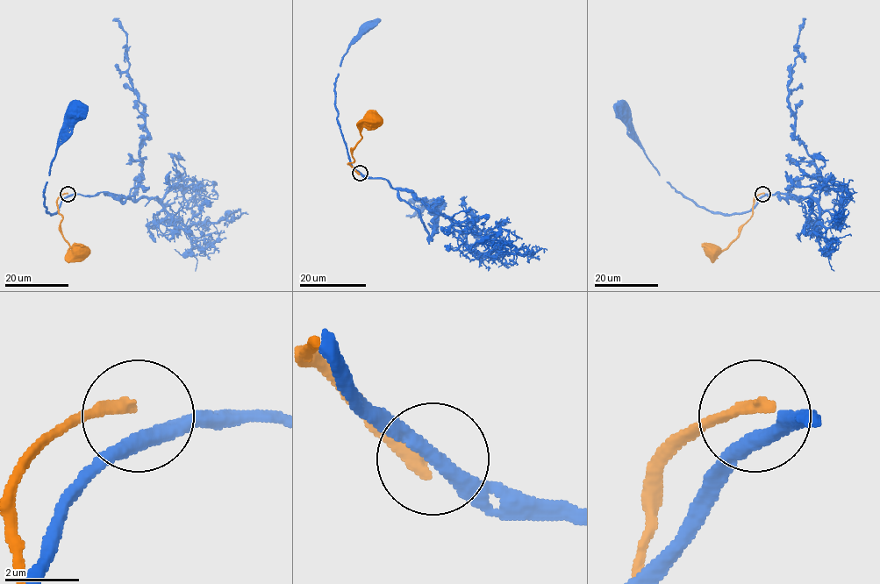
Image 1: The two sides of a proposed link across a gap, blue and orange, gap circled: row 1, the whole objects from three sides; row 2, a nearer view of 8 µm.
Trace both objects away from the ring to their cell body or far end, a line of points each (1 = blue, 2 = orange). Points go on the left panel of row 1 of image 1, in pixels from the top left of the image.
1: (67, 195), (54, 213), (49, 214), (46, 210), (44, 189), (50, 164), (55, 153), (59, 133), (73, 111)
2: (67, 194), (57, 199), (57, 211), (62, 218), (62, 236), (69, 250), (81, 251)

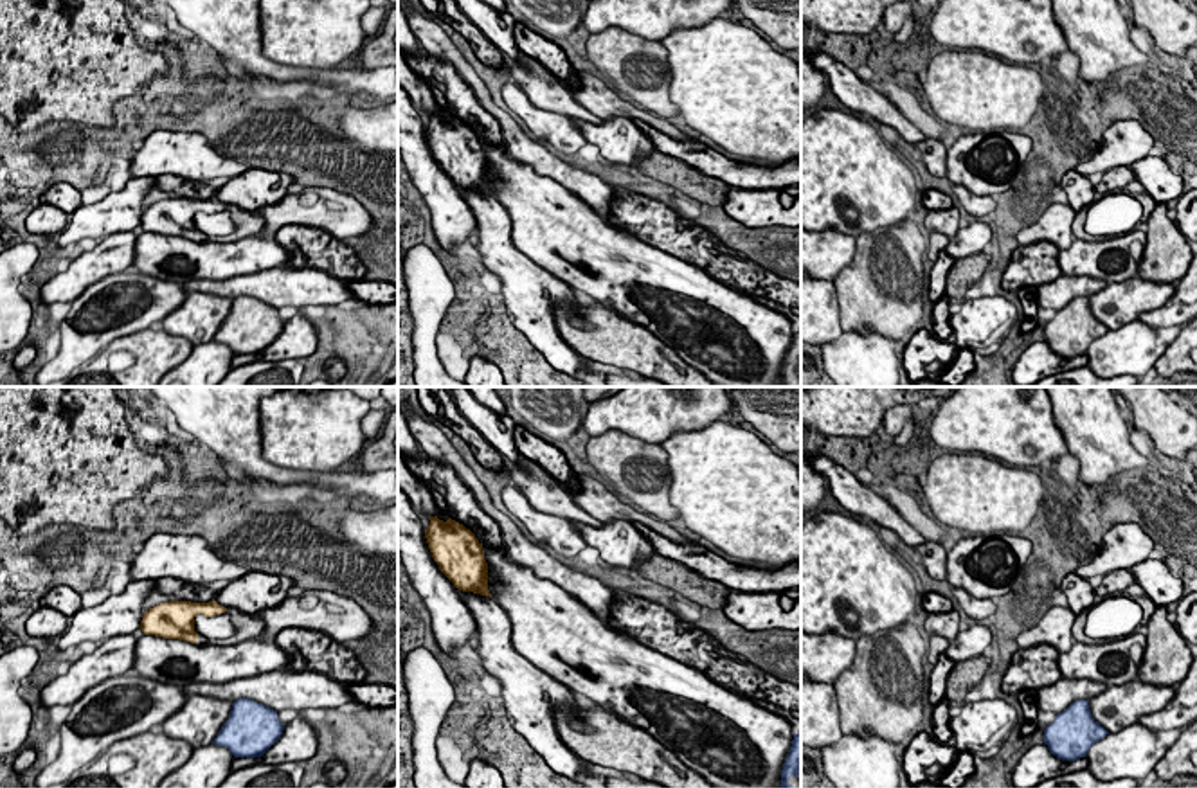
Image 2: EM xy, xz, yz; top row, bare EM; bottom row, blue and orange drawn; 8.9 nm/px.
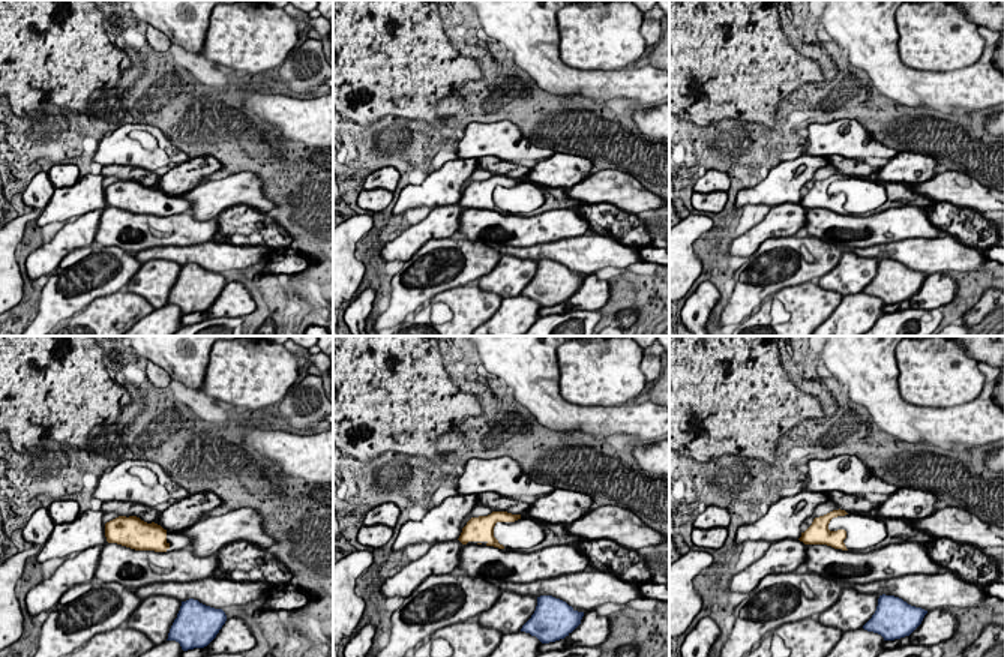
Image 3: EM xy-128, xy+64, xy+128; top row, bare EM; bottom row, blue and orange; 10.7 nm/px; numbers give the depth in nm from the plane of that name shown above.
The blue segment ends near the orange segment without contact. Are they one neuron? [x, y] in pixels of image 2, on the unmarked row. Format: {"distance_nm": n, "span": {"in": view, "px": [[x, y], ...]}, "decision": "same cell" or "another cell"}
{"distance_nm": 650, "span": {"in": "xy", "px": [[236, 297], [197, 238]]}, "decision": "another cell"}

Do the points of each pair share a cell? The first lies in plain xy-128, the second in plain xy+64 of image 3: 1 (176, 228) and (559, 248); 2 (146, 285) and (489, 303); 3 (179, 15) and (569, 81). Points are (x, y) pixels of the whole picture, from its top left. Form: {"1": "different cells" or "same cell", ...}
{"1": "different cells", "2": "different cells", "3": "same cell"}

